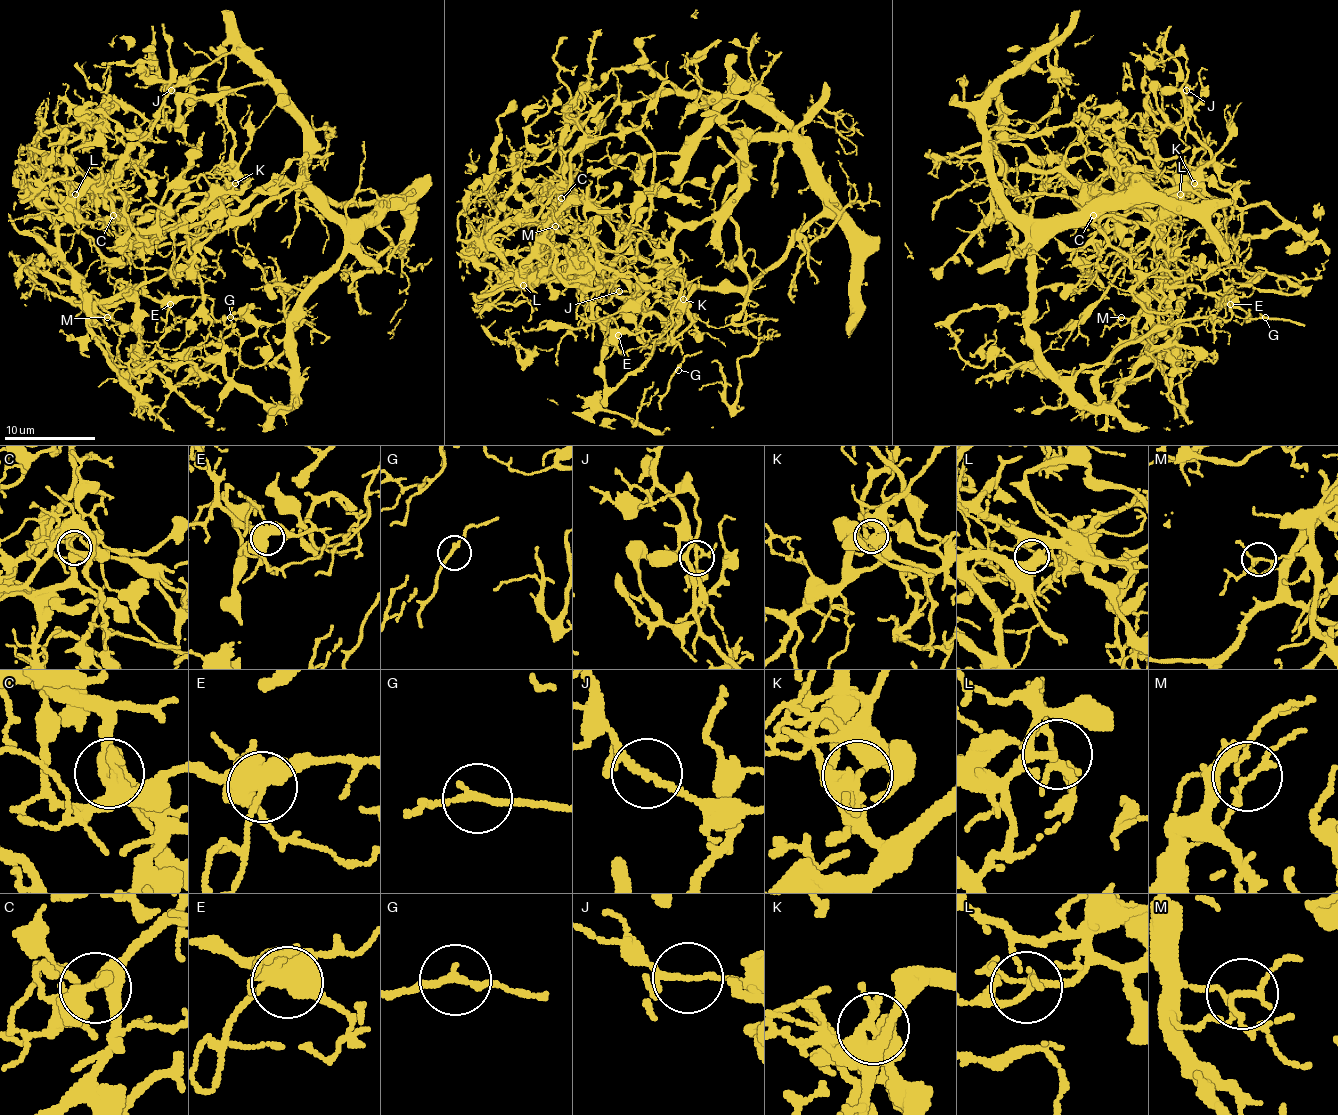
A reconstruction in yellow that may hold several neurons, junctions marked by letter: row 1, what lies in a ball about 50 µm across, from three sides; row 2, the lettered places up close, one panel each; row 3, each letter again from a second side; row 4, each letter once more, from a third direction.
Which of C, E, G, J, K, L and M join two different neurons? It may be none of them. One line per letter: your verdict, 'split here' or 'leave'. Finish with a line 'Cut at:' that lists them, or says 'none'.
C: leave
E: leave
G: leave
J: split here
K: split here
L: leave
M: leave
Cut at: J, K

